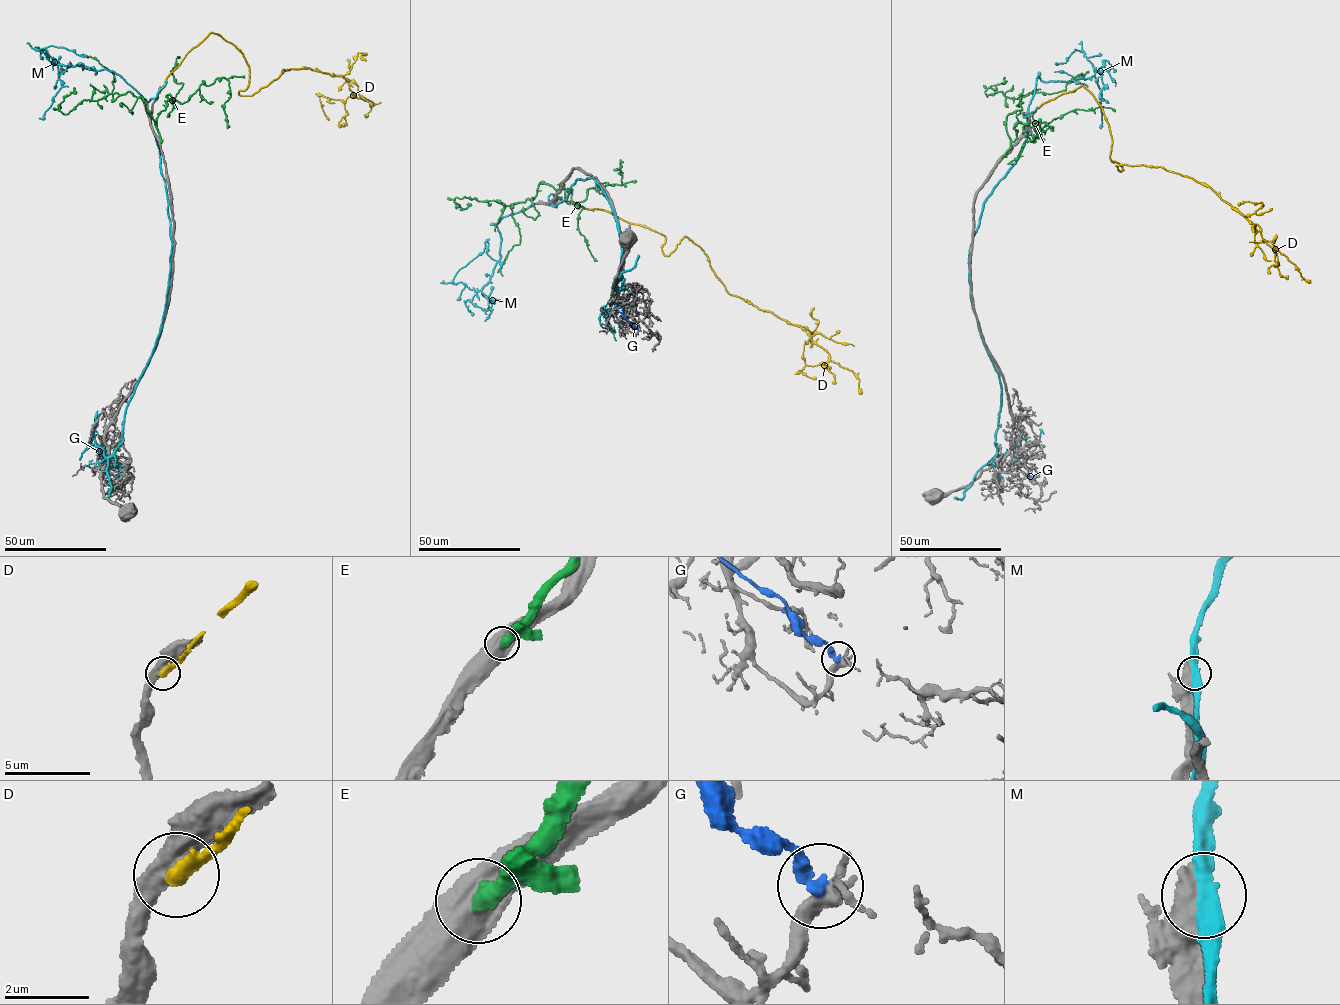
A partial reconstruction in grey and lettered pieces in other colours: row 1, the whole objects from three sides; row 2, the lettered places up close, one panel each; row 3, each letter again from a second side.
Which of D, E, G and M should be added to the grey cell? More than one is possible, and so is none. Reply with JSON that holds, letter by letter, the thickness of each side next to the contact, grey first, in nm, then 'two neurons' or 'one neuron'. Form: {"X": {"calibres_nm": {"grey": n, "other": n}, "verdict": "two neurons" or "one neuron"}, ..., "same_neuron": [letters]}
{"D": {"calibres_nm": {"grey": 480, "other": 360}, "verdict": "two neurons"}, "E": {"calibres_nm": {"grey": 650, "other": 400}, "verdict": "two neurons"}, "G": {"calibres_nm": {"grey": 280, "other": 320}, "verdict": "two neurons"}, "M": {"calibres_nm": {"grey": 750, "other": 320}, "verdict": "two neurons"}, "same_neuron": []}

